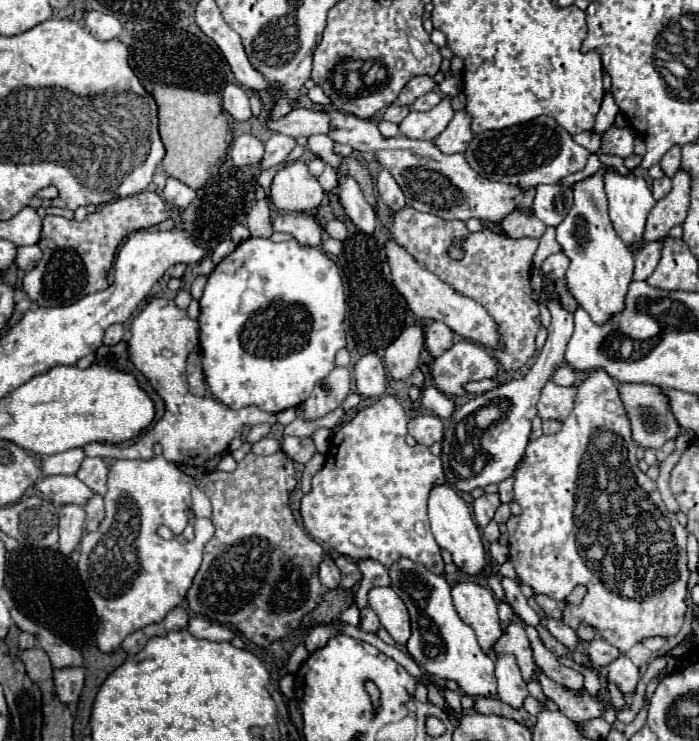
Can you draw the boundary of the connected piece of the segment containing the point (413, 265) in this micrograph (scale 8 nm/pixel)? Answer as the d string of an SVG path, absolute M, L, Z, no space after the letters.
M390 240L386 244L386 254L388 254L388 264L392 268L392 282L394 282L396 290L404 296L408 308L414 312L416 318L444 322L458 336L464 336L464 338L478 342L486 348L496 348L496 350L504 348L502 340L500 340L500 328L496 326L494 318L484 310L484 306L480 306L480 302L456 292L452 286L442 282L436 274L428 272L394 240Z

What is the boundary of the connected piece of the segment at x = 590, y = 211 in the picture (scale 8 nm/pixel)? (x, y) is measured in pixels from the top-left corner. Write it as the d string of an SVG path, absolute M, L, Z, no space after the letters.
M600 168L594 176L572 186L574 206L556 226L556 240L562 246L562 252L570 258L570 268L566 272L568 288L596 324L604 324L612 314L624 310L624 294L628 292L634 272L634 254L620 240L608 218L608 200L602 182L604 170L606 168Z

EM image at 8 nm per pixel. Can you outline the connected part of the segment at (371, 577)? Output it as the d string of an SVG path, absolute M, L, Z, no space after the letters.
M360 558L356 560L356 566L362 572L362 580L356 590L356 606L362 610L366 606L368 592L376 586L390 586L390 578L388 578L388 570L372 558Z

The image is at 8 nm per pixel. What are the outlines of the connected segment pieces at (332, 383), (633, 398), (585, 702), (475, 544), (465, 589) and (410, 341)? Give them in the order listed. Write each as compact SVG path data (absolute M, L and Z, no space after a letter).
M334 368L324 380L314 386L310 398L302 404L302 414L308 420L320 418L330 410L336 410L350 394L350 372L346 368Z
M618 384L620 398L624 402L630 426L632 426L632 438L638 446L644 450L658 450L668 440L676 440L682 434L682 428L676 426L676 418L672 418L672 410L668 410L668 398L664 398L664 390L660 386L652 384Z
M540 672L538 682L542 686L544 696L550 698L552 702L556 702L560 712L576 724L590 720L590 718L602 718L602 714L606 710L602 692L598 696L592 696L586 688L568 690L566 686L560 686L558 682L552 682L550 678L546 678L542 672Z
M448 484L444 486L434 486L428 498L428 516L430 516L430 526L432 526L432 534L438 542L440 548L446 548L452 554L454 564L458 566L460 572L466 572L468 576L478 576L484 574L486 570L486 550L478 532L478 526L472 518L470 508L466 506L466 502L460 498L460 494L450 488Z
M460 582L452 588L452 600L460 620L476 632L484 654L494 656L492 646L498 642L502 630L498 626L498 602L492 592L474 582Z
M420 324L408 326L388 348L386 348L386 368L394 380L406 380L418 366L420 352L424 348L426 330Z

